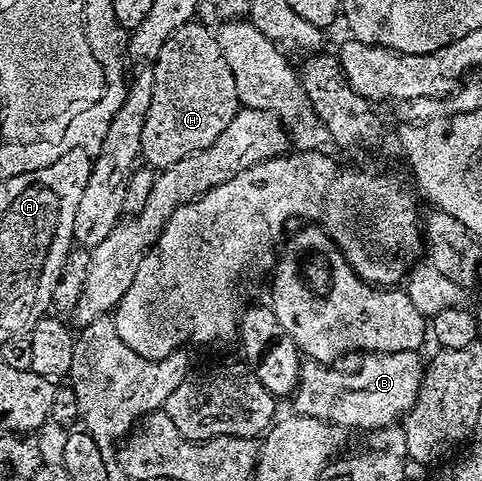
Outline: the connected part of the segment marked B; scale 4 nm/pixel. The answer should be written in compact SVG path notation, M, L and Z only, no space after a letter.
M416 350L397 351L380 355L367 355L362 358L359 369L352 373L342 373L327 363L308 360L299 373L299 386L295 388L293 402L294 412L301 417L315 417L318 421L330 421L333 425L341 425L344 430L351 429L383 429L395 420L411 412L418 399L419 389L423 386L424 366L419 365L420 354Z

